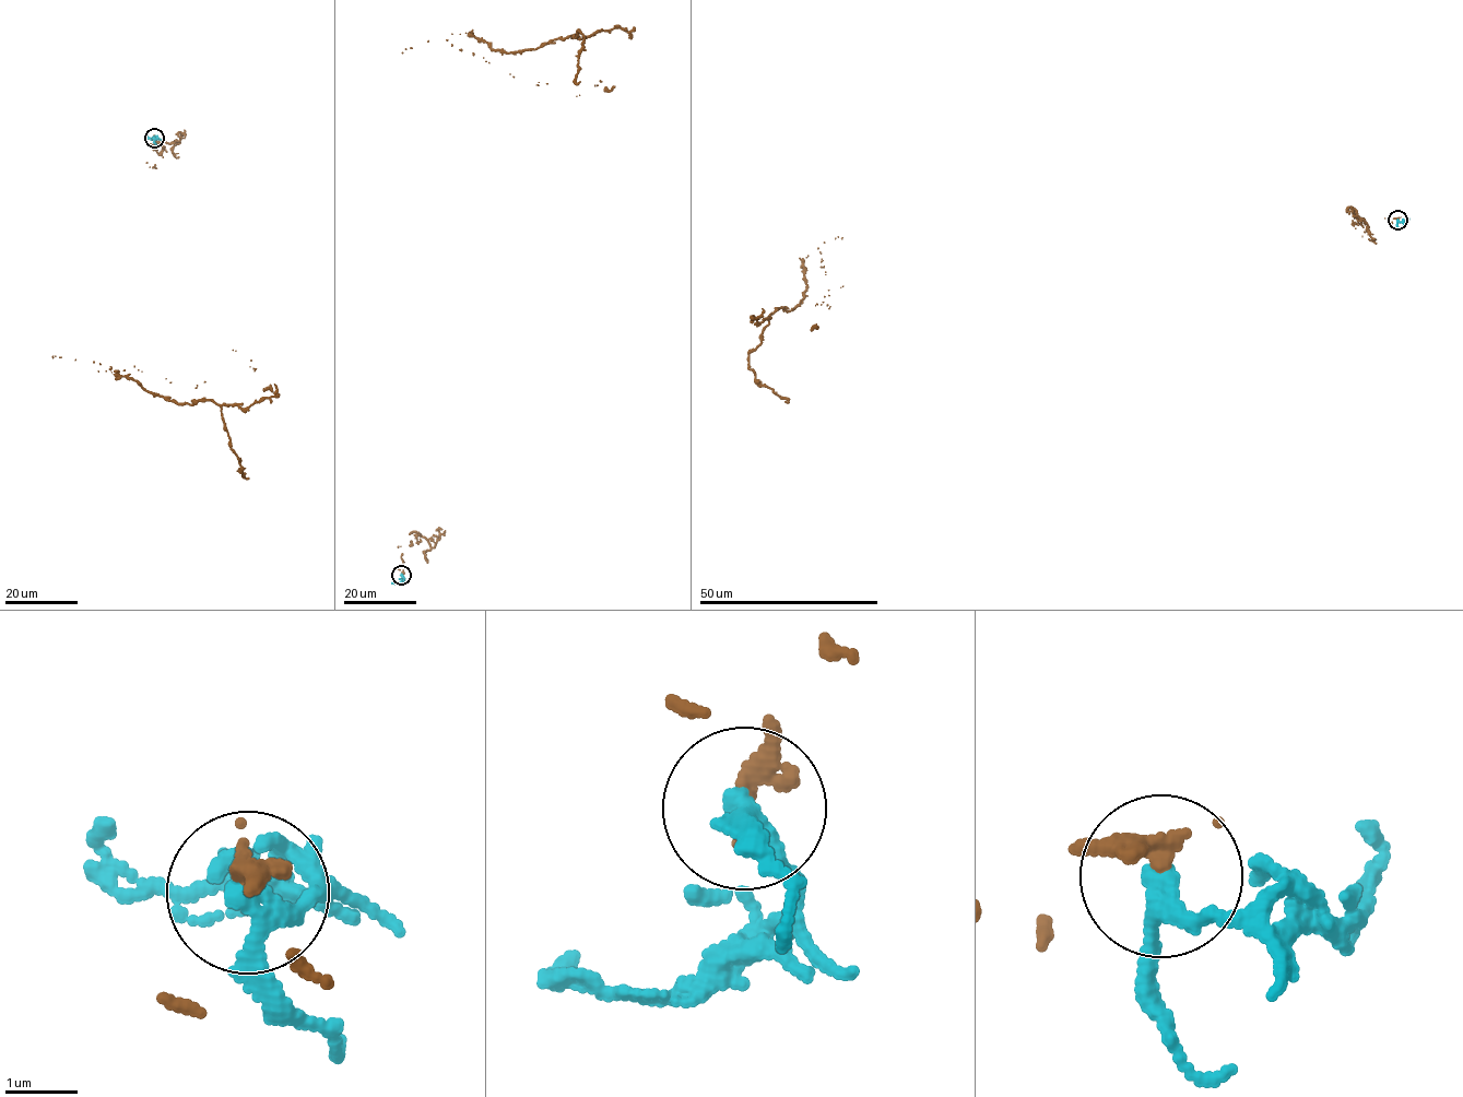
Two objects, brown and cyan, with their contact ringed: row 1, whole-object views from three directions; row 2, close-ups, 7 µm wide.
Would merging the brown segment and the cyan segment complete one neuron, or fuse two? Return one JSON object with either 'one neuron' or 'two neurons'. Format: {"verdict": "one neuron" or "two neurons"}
{"verdict": "two neurons"}

